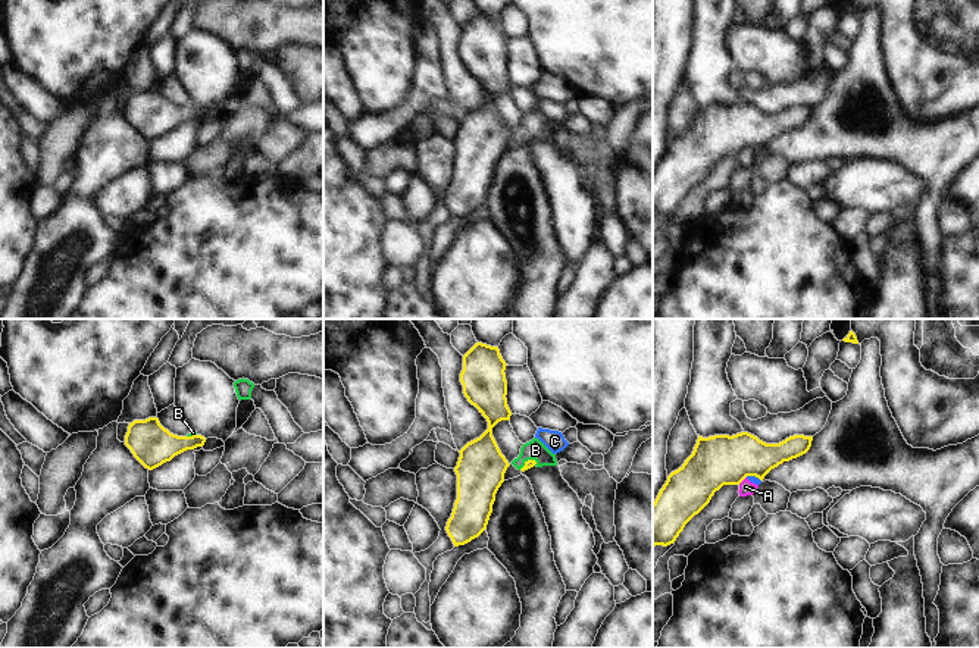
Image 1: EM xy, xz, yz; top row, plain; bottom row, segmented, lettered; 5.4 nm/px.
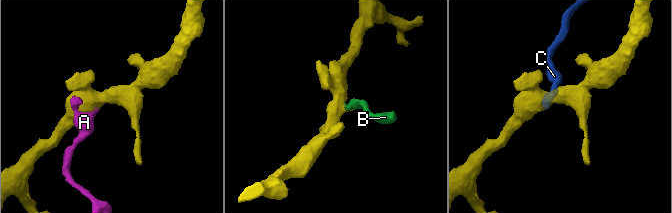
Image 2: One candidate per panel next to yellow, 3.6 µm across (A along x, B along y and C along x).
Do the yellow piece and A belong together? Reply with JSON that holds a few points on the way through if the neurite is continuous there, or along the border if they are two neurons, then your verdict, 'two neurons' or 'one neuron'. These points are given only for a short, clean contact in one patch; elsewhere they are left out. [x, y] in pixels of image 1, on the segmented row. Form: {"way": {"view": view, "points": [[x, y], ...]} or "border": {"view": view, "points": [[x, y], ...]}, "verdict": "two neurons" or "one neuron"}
{"verdict": "two neurons"}

